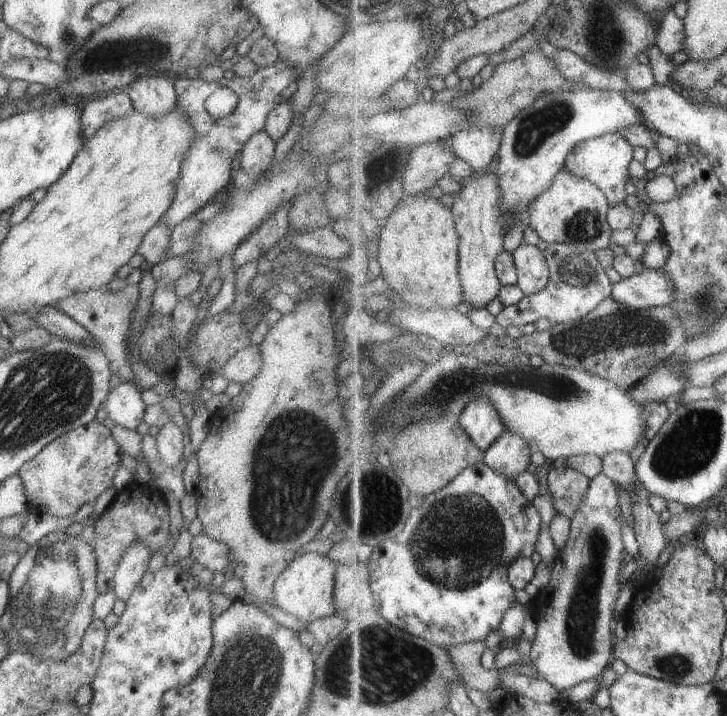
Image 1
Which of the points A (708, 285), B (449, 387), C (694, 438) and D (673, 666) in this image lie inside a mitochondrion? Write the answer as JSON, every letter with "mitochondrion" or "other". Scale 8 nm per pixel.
{"A":"mitochondrion","B":"mitochondrion","C":"mitochondrion","D":"mitochondrion"}

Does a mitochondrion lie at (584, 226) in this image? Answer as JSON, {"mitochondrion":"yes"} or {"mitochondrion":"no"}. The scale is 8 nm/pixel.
{"mitochondrion":"yes"}

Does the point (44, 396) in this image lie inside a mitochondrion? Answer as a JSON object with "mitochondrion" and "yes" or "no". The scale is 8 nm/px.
{"mitochondrion":"yes"}

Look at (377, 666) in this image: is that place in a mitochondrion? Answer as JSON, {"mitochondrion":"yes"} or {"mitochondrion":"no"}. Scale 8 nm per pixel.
{"mitochondrion":"yes"}

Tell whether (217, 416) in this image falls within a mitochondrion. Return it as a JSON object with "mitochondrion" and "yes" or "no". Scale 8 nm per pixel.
{"mitochondrion":"no"}

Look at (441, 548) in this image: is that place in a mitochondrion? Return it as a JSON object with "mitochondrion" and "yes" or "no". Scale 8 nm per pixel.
{"mitochondrion":"yes"}

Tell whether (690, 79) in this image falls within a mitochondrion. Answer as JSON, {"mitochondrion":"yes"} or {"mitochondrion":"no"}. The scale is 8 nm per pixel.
{"mitochondrion":"no"}

